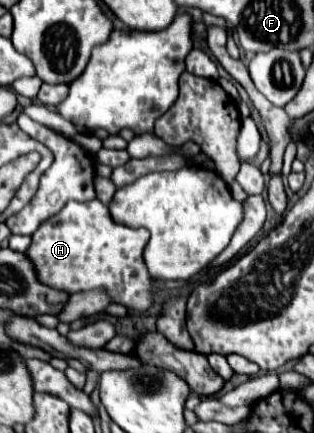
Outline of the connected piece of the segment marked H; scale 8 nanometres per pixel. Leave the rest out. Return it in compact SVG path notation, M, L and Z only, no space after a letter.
M99 199L89 203L69 201L31 235L31 247L25 255L35 265L37 279L47 287L71 295L79 291L105 289L113 303L121 303L123 307L135 311L147 311L153 307L157 291L175 291L181 287L179 281L159 279L159 283L155 283L149 275L143 261L147 241L149 233L145 229L131 229L115 223L109 209Z

